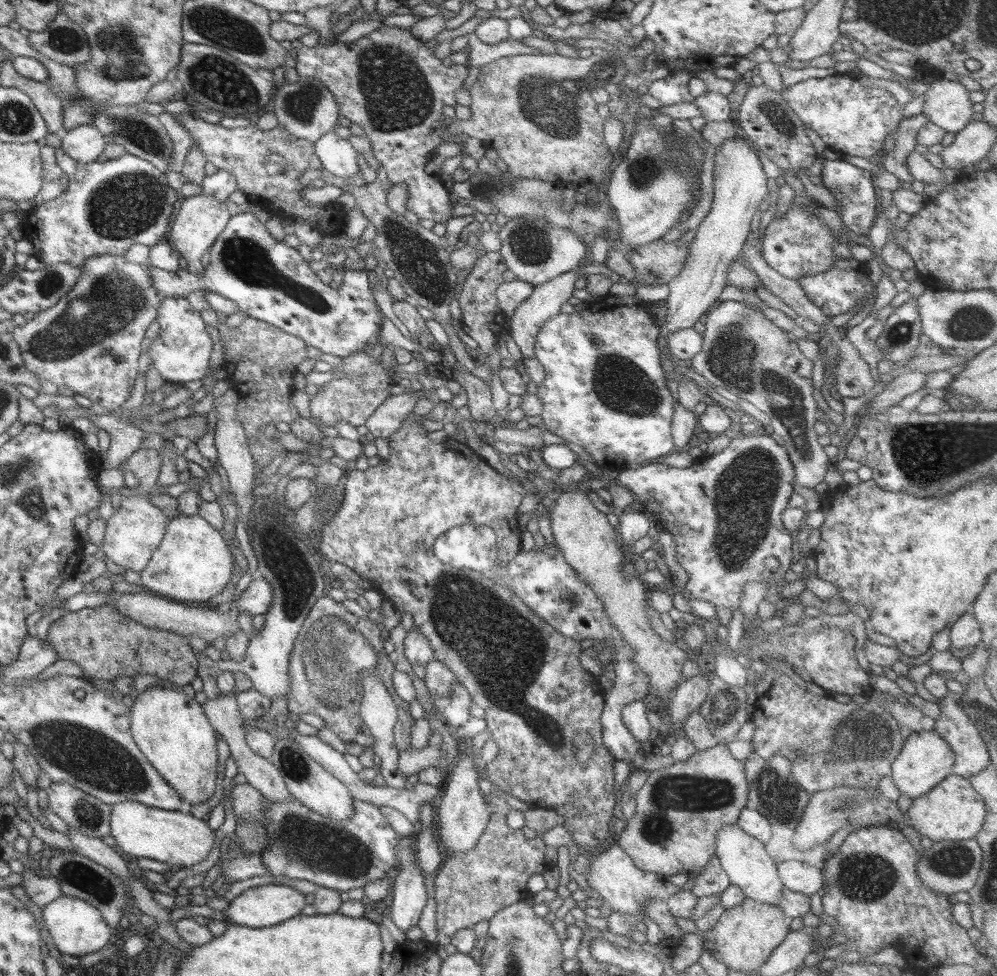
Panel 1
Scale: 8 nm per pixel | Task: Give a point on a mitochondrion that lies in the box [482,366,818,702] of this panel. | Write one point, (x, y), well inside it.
(744, 494)

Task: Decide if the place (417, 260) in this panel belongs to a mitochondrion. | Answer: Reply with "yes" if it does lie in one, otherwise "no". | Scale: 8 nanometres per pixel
yes

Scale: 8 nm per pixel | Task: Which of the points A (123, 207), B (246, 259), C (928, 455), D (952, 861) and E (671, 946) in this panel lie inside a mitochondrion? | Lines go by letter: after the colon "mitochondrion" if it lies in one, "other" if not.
A: mitochondrion
B: mitochondrion
C: mitochondrion
D: mitochondrion
E: other

